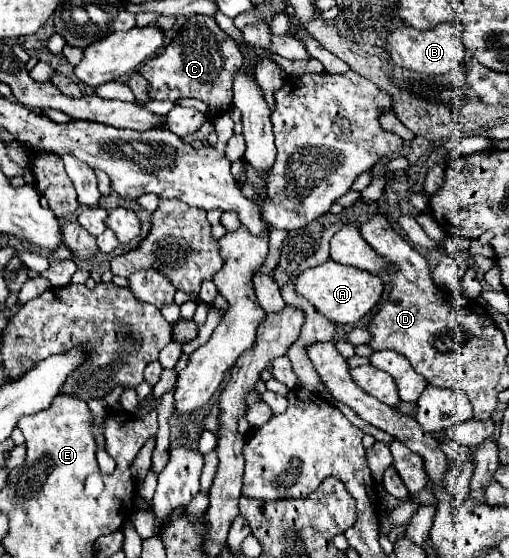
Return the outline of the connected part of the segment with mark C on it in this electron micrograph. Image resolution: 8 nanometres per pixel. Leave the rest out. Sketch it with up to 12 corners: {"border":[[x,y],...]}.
{"border":[[190,16],[138,72],[152,100],[232,108],[234,38]]}

